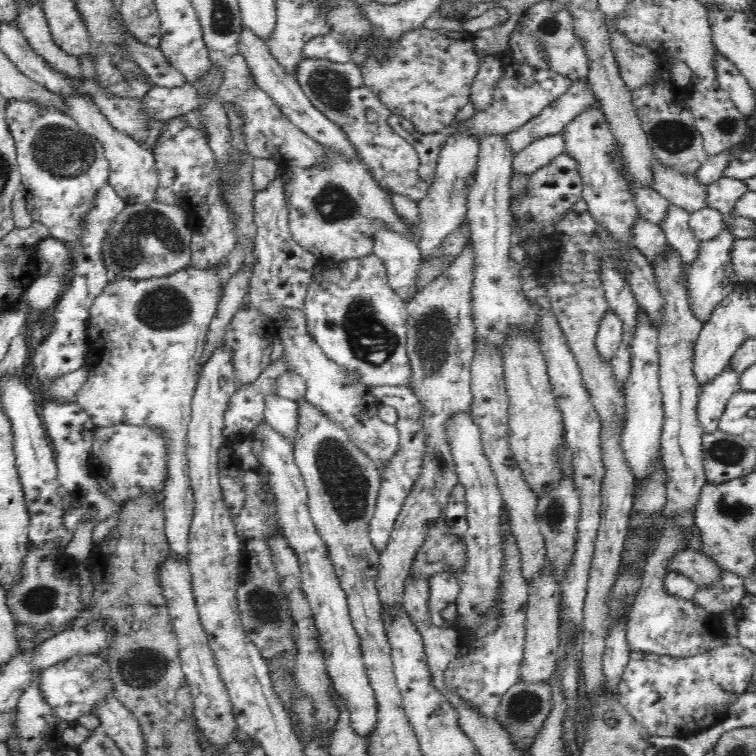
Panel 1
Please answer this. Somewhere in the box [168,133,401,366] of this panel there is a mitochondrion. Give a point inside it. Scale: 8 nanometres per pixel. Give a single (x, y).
(333, 204)

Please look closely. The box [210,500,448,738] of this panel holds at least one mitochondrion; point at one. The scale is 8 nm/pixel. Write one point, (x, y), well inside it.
(264, 608)

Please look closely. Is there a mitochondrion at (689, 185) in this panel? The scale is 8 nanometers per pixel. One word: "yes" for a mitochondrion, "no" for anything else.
no

